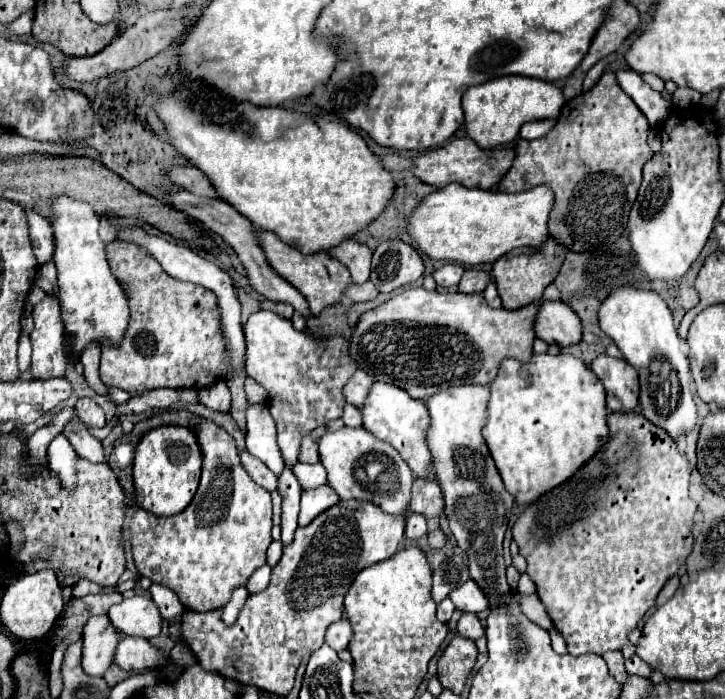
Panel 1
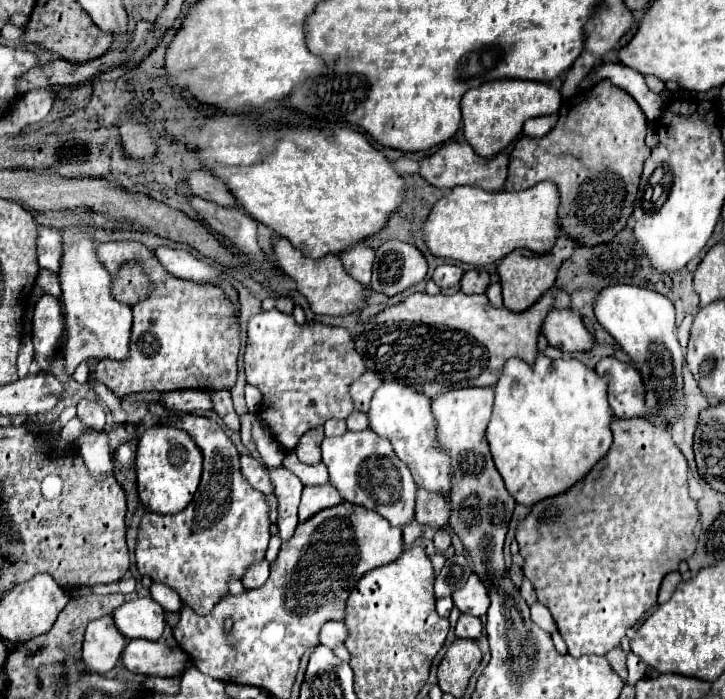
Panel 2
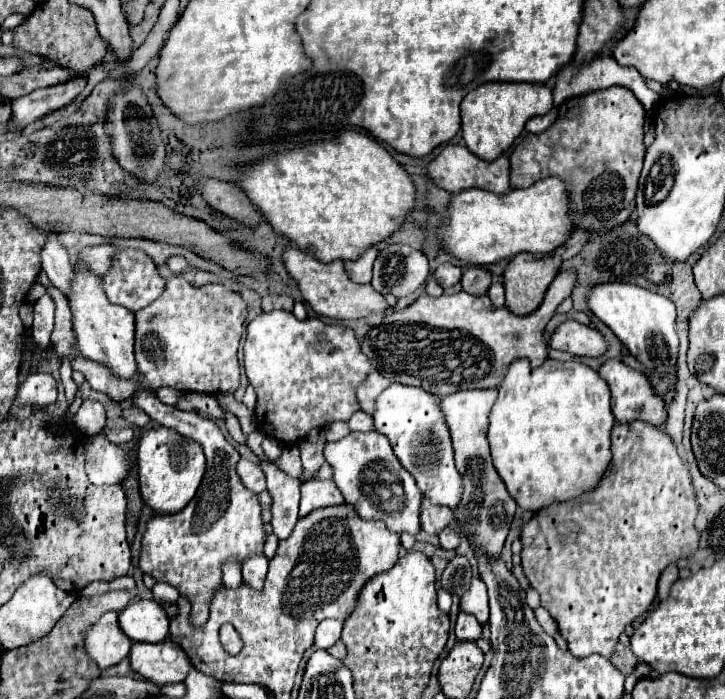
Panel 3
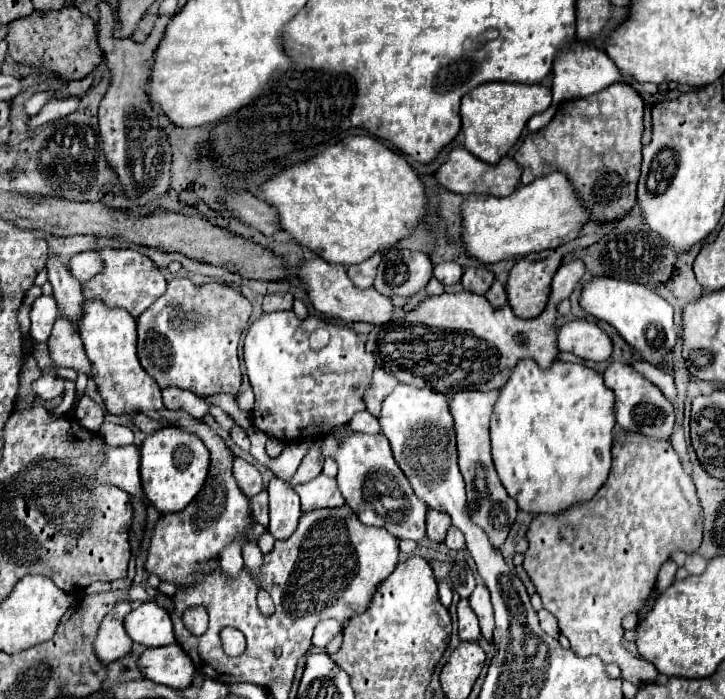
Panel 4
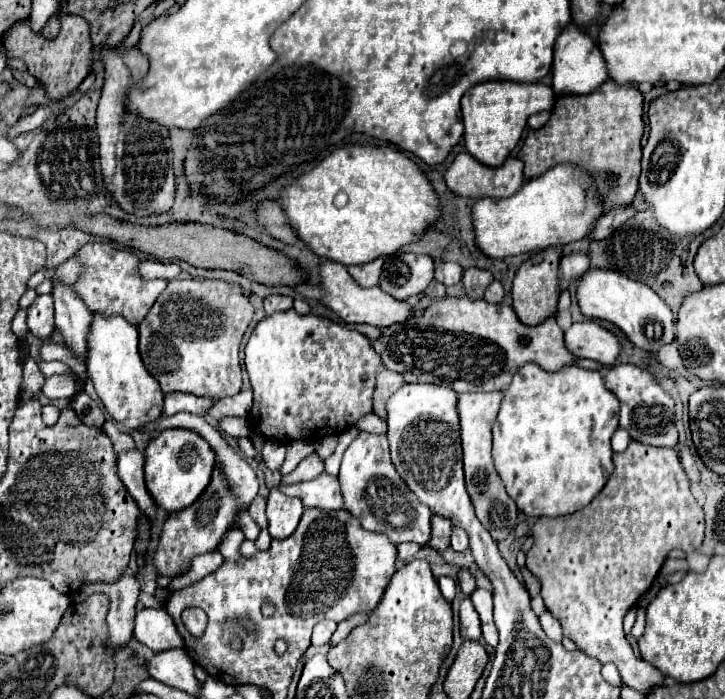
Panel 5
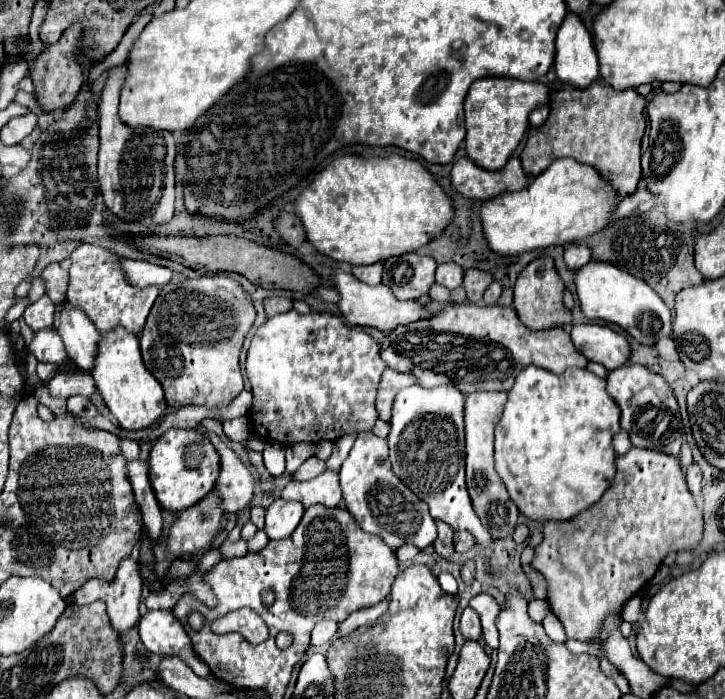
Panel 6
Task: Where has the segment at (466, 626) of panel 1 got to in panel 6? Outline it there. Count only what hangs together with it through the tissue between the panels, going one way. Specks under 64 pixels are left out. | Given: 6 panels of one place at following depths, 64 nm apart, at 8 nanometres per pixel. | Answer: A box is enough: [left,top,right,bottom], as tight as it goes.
[460,606,482,640]

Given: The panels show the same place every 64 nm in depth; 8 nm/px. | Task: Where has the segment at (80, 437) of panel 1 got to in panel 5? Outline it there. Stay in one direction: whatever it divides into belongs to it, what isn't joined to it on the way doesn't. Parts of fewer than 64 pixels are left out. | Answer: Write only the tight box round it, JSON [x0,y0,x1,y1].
[116,448,154,518]

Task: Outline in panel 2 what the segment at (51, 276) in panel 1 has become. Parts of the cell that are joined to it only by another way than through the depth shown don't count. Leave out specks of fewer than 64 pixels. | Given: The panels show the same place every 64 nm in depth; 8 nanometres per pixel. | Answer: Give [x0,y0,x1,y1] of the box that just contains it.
[36,268,60,296]

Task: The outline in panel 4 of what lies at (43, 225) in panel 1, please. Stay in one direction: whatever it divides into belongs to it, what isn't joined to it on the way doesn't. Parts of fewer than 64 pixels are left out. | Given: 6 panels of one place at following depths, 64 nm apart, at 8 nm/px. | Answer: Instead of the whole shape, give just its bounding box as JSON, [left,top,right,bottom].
[46,252,82,324]

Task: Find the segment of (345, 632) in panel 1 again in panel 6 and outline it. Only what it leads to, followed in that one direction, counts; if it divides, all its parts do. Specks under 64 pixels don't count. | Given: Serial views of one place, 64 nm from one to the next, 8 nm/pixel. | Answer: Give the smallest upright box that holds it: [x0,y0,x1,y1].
[312,620,338,646]

